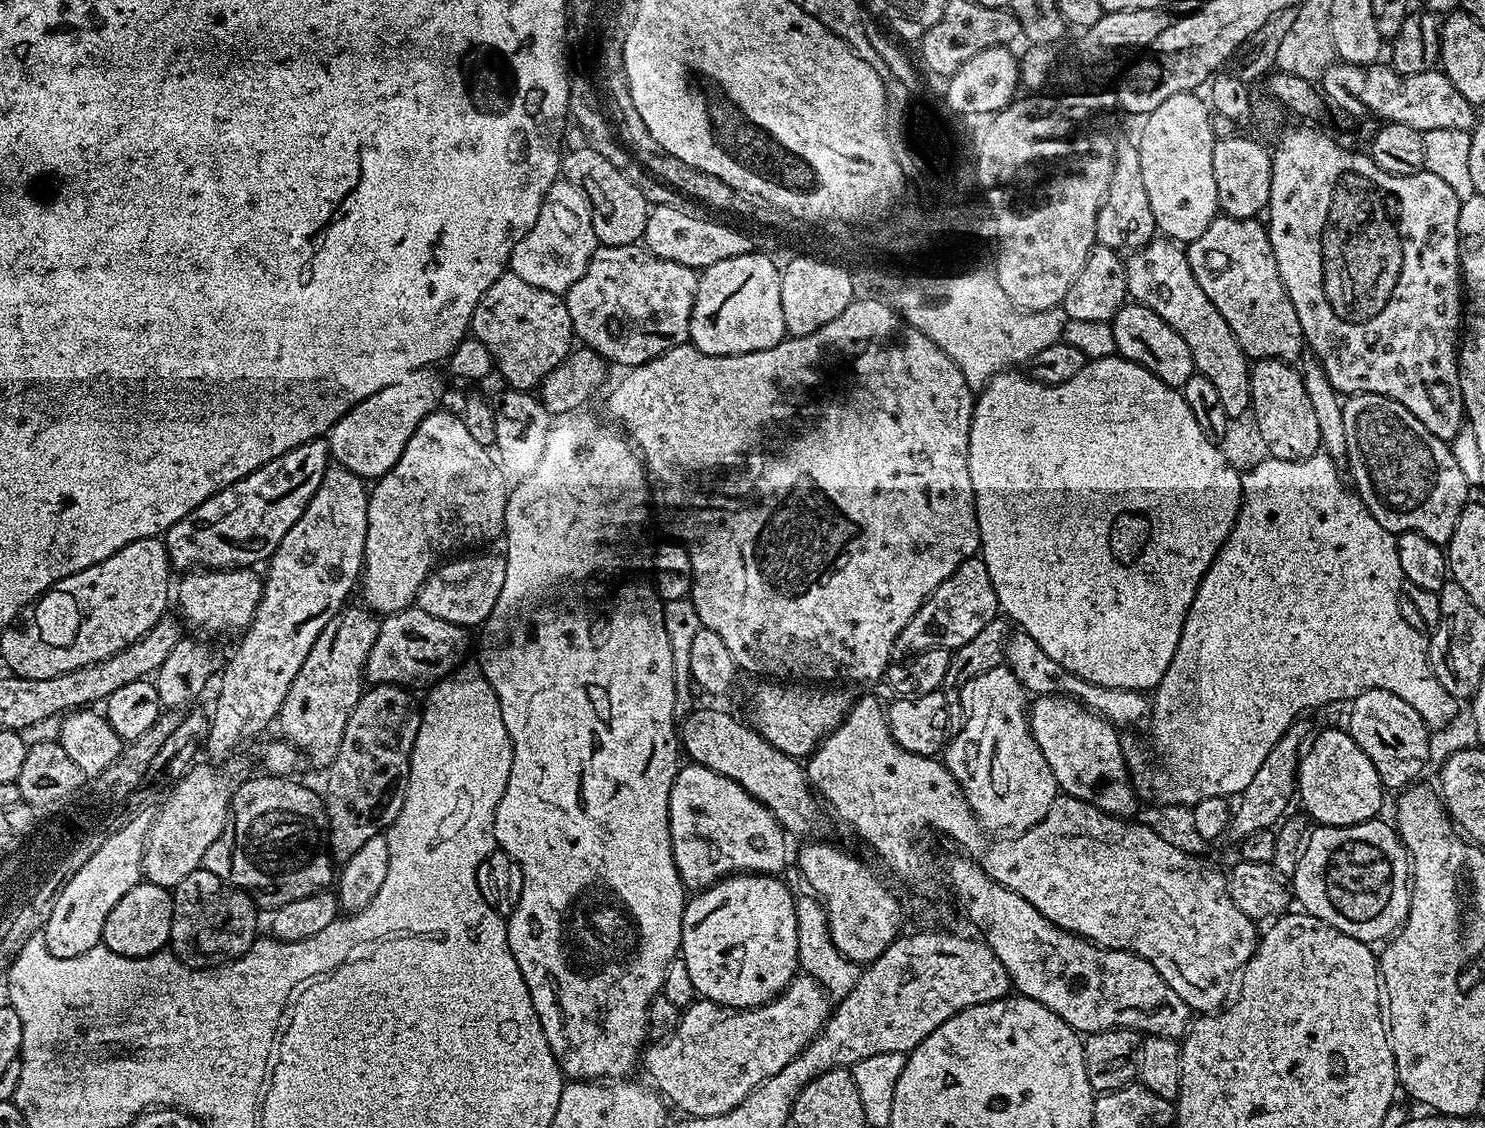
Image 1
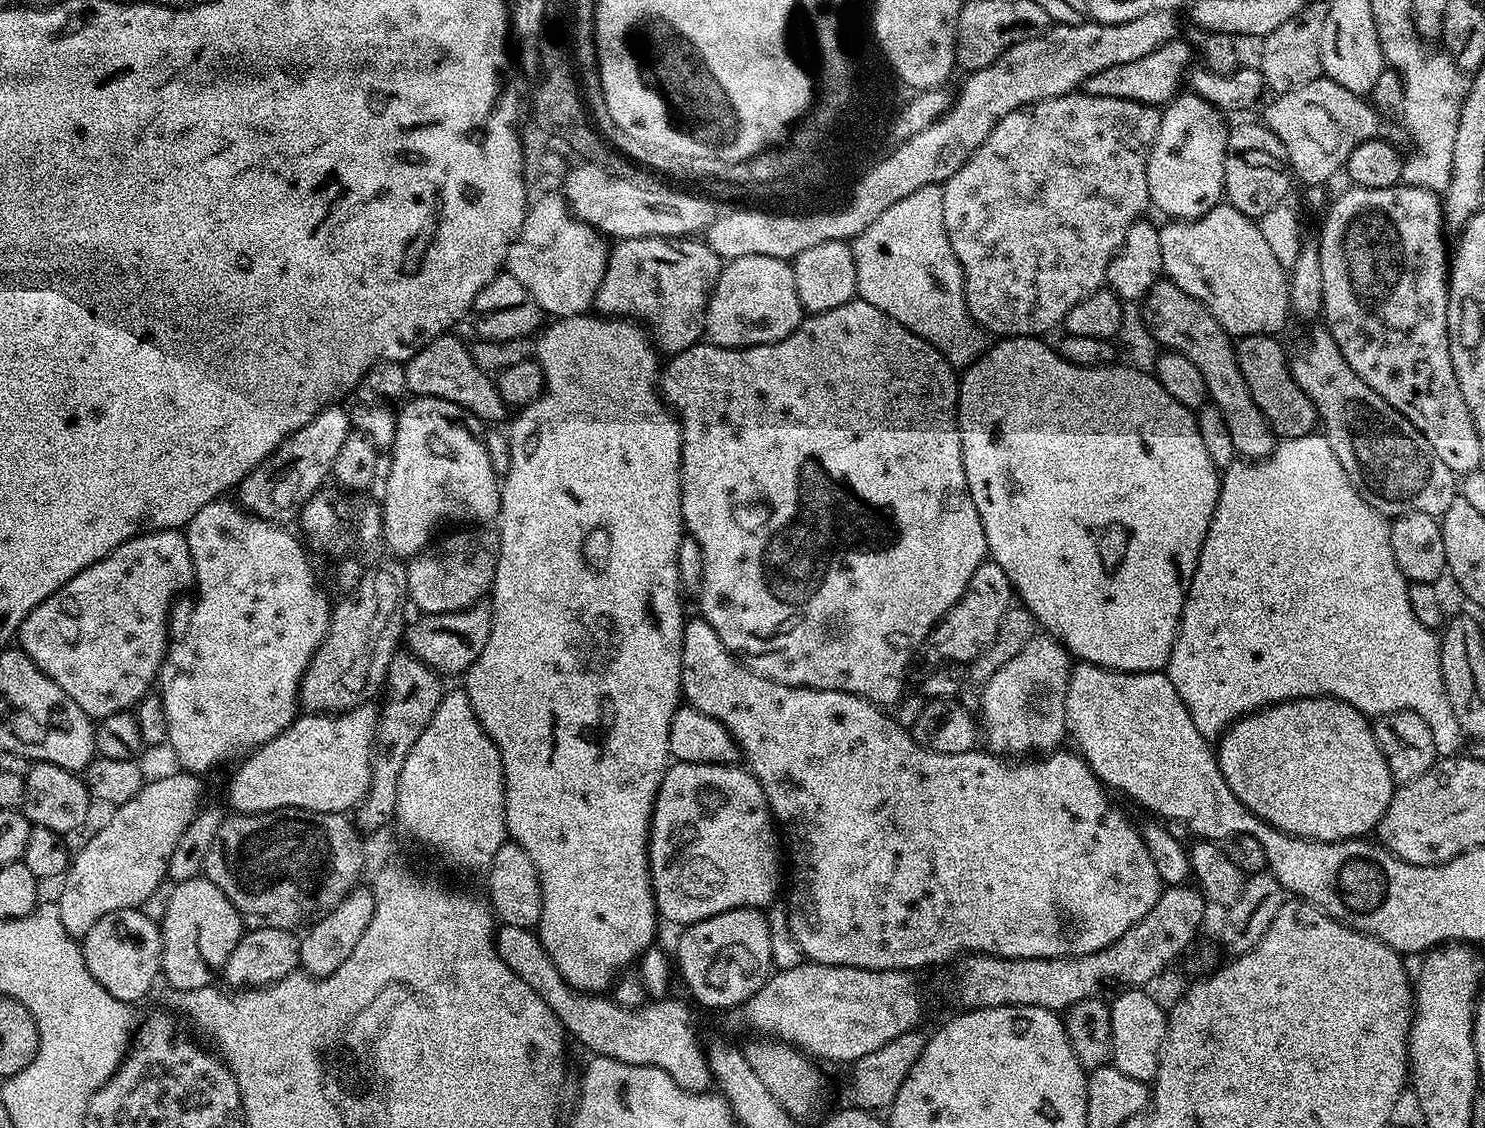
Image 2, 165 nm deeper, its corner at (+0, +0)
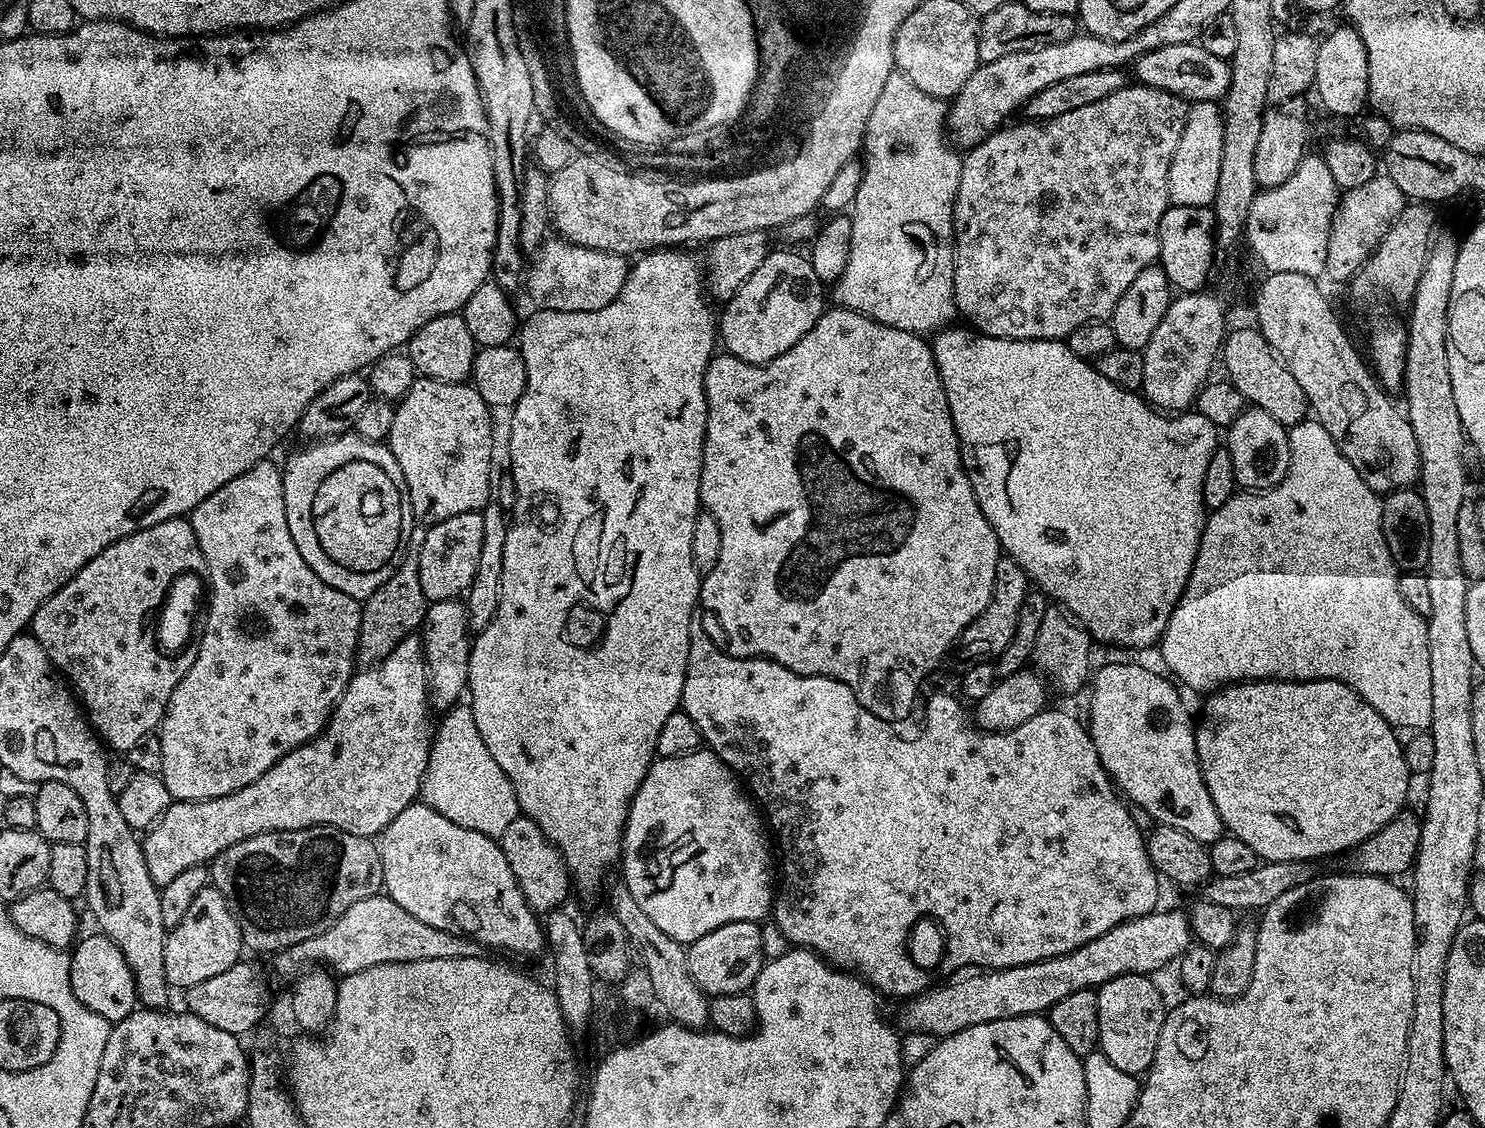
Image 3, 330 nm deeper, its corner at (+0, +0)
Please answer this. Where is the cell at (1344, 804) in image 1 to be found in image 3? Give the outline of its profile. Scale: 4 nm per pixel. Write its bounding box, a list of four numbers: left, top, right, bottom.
[1195,680,1410,862]

